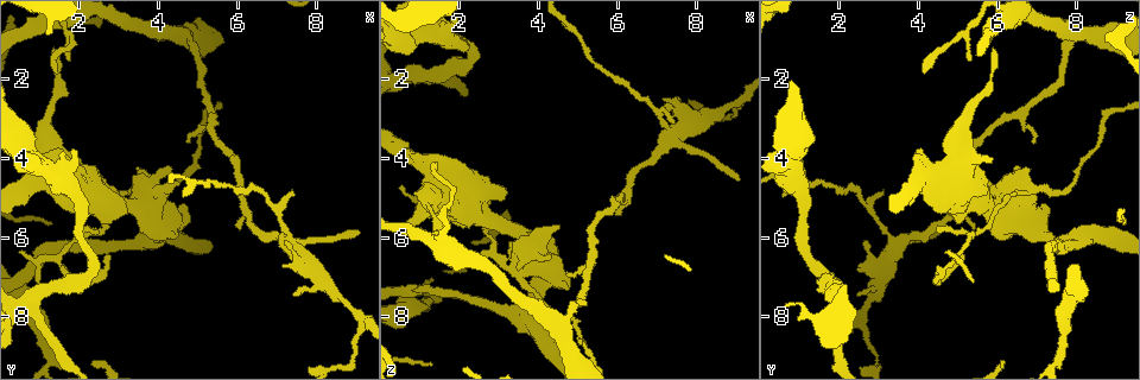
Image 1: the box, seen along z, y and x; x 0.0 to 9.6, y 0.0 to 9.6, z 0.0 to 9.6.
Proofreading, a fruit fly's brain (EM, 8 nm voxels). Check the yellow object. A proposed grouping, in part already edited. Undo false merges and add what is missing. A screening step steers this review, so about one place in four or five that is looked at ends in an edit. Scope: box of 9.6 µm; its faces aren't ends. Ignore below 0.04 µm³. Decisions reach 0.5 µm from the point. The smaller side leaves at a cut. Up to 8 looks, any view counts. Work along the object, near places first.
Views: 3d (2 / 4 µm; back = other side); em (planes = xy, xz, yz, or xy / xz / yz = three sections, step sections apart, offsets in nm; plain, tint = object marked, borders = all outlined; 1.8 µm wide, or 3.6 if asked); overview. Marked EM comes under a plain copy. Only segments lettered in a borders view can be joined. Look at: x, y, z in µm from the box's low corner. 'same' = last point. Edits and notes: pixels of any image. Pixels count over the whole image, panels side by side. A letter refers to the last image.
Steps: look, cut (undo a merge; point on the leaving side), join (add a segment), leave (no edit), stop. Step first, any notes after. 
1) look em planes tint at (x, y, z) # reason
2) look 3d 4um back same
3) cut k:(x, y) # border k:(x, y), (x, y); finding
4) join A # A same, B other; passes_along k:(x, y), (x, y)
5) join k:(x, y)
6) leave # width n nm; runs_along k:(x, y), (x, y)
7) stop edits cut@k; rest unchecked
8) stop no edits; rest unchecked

look 3d 2um at (4.30, 4.20, 6.50) # stops while still wide

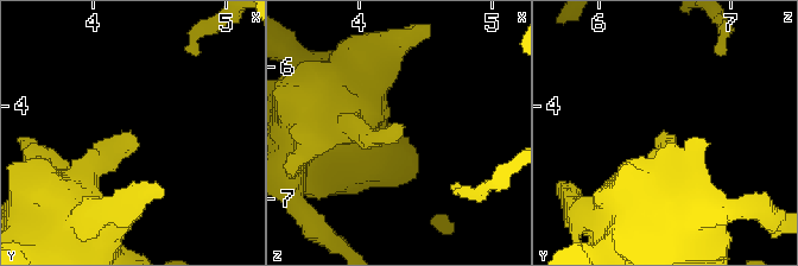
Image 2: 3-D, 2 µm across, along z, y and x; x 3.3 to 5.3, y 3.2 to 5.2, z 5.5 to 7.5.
look em planes tint at (4.36, 4.24, 6.46)

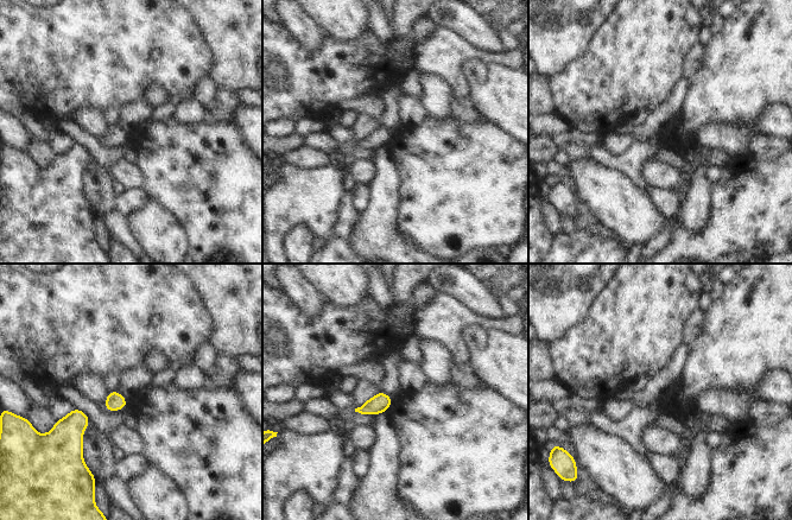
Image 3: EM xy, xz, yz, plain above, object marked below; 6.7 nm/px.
look em planes borders same

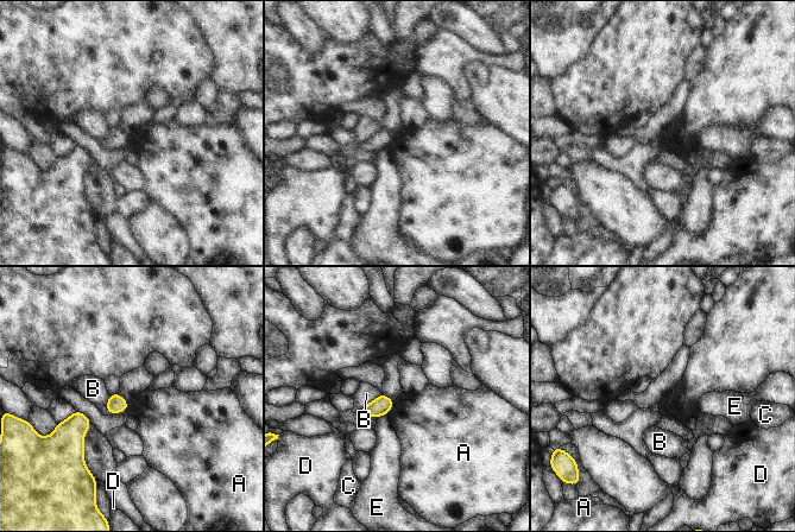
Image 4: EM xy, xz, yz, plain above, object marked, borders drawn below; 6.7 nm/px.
leave # longest_contact B 220 nm; A other, B other, C other, D other, E other; border 4:(393, 405), (387, 413); none of them fits

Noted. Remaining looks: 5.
look 3d 2um at (5.90, 5.65, 5.40) # an open end

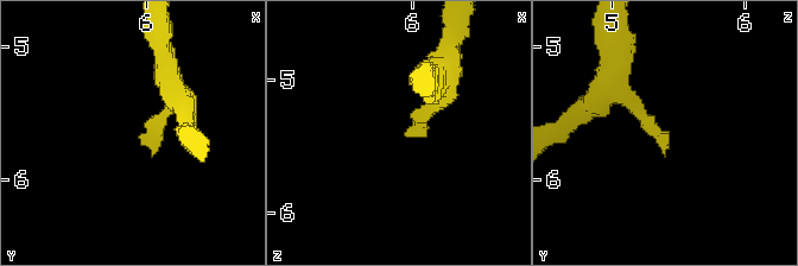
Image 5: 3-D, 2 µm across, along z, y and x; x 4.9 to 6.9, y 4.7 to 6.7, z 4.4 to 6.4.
look em planes borders at (5.94, 5.68, 5.40)

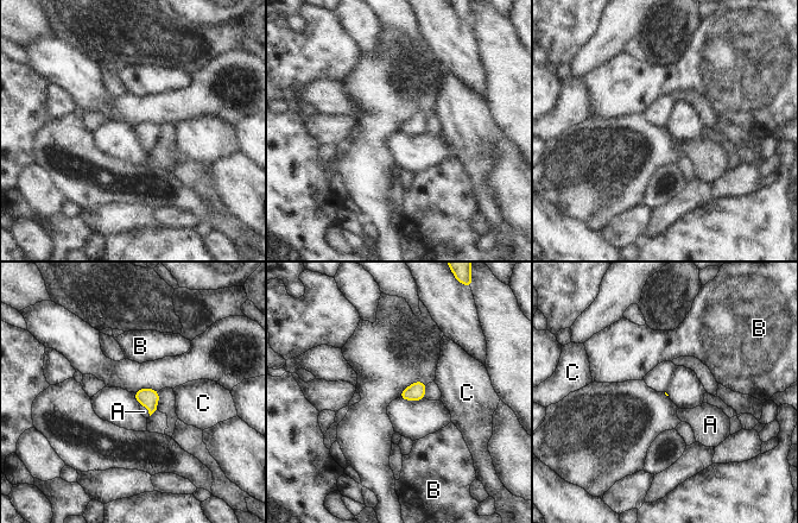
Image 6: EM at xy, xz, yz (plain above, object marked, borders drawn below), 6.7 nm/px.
join A # A same, B other, C other; passes_along 6:(149, 397), (146, 408), (144, 411); it goes on there

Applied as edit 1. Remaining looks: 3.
look em planes borders at (4.55, 0.85, 8.30) # a fork

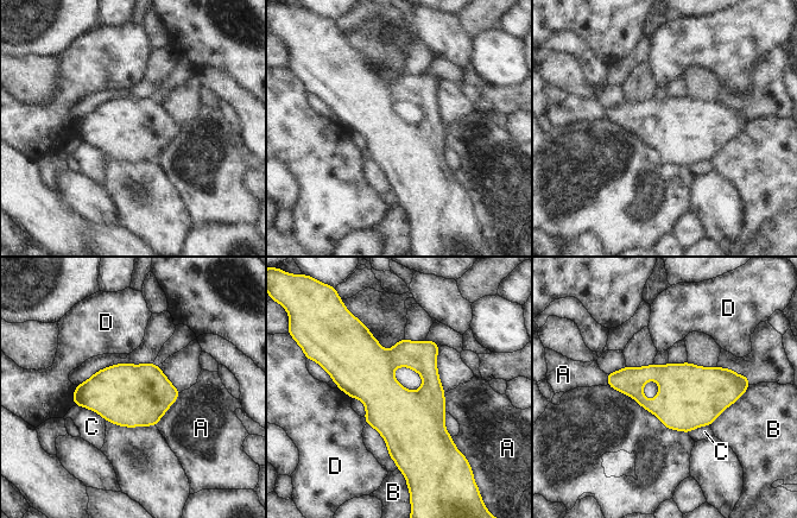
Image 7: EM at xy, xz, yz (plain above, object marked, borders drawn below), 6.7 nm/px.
leave # longest_contact B 380 nm; A other, B other, C other, D other; border 7:(181, 392), (156, 425); one cell here

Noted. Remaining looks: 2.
stop edits join@6; rest unchecked

